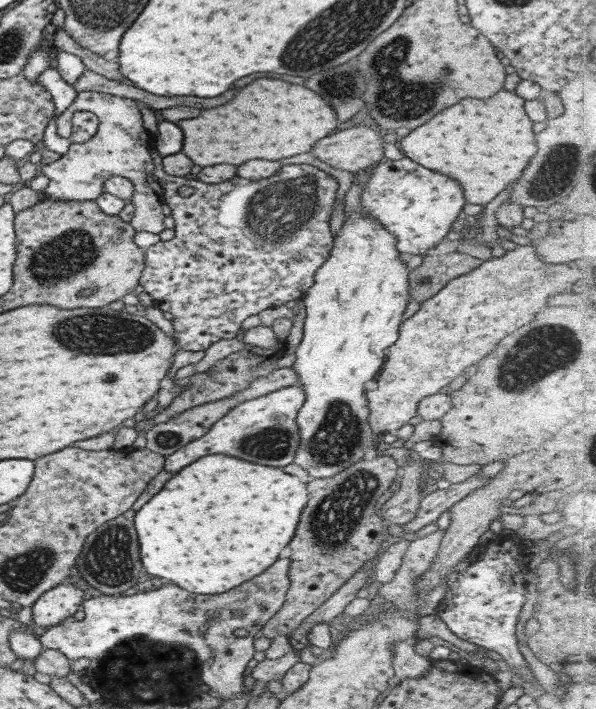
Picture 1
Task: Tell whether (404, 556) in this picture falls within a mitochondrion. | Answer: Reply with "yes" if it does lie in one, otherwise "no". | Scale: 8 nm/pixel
no

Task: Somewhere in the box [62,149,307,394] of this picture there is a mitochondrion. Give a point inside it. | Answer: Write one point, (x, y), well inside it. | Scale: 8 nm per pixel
(110, 380)

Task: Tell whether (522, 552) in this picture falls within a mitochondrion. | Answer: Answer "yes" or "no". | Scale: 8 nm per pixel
no

